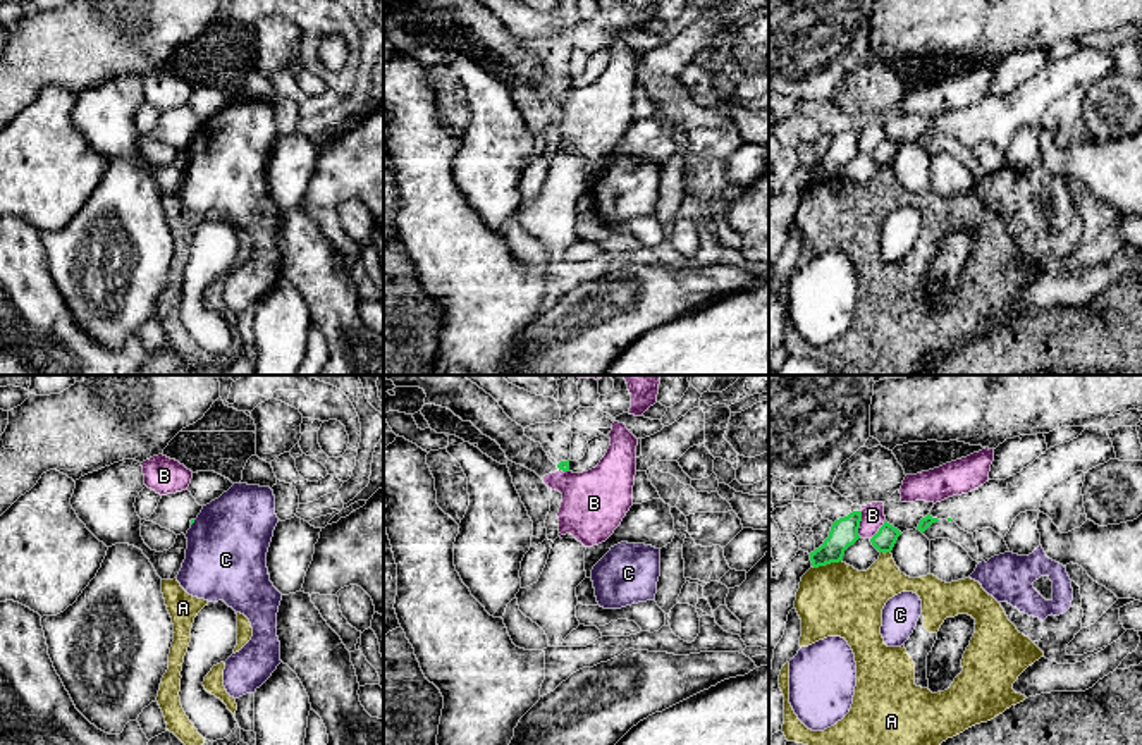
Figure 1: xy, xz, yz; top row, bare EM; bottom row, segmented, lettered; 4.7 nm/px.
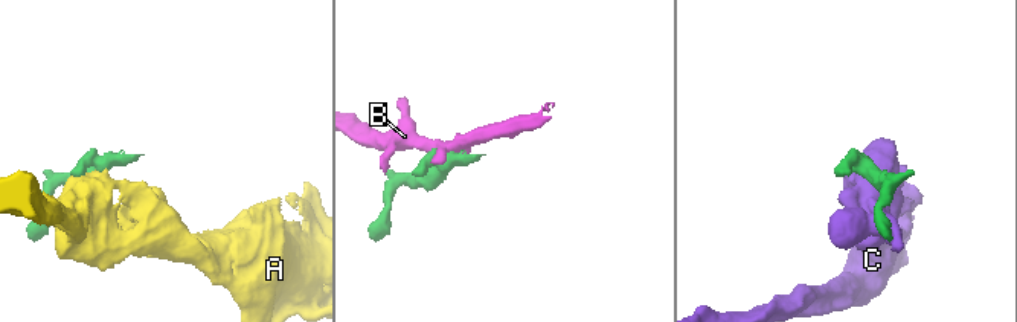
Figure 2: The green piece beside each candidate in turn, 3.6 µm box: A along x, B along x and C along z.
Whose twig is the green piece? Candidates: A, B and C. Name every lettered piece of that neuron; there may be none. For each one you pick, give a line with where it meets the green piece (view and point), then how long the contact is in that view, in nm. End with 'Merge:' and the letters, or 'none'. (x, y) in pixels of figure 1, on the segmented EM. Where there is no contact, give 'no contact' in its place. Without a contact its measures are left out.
Merge: none

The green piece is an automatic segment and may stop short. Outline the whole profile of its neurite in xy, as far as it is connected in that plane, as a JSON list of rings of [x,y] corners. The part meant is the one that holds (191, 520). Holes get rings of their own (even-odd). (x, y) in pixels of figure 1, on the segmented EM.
[[[189,490],[167,494],[162,496],[155,513],[150,518],[141,520],[141,525],[144,521],[153,521],[175,535],[186,535],[201,509],[203,506],[196,502]]]

